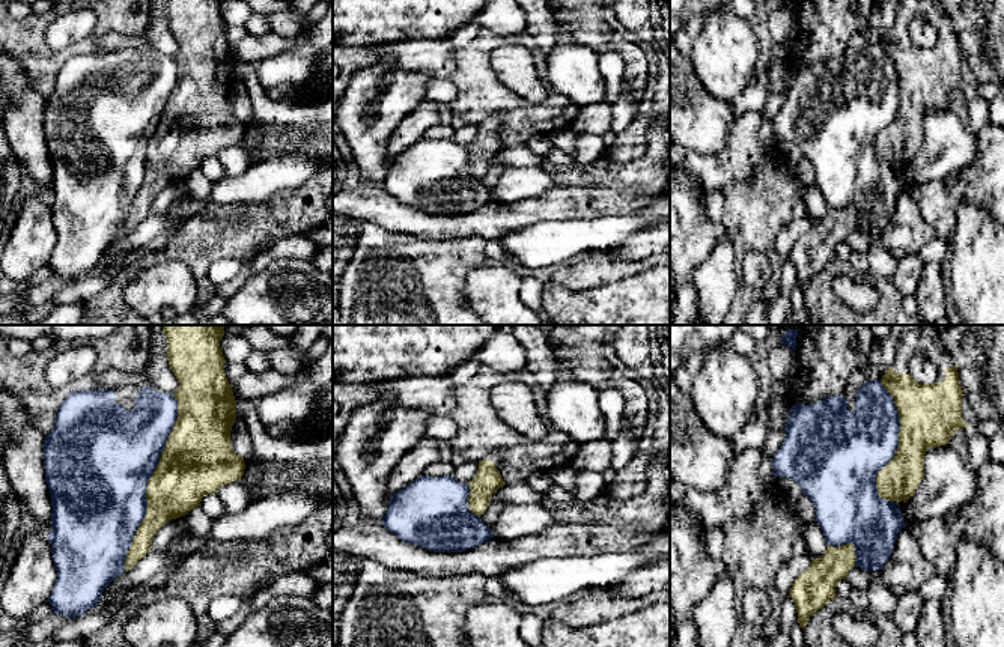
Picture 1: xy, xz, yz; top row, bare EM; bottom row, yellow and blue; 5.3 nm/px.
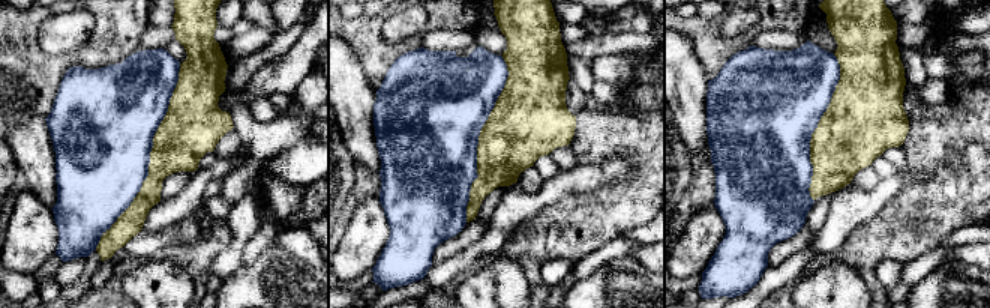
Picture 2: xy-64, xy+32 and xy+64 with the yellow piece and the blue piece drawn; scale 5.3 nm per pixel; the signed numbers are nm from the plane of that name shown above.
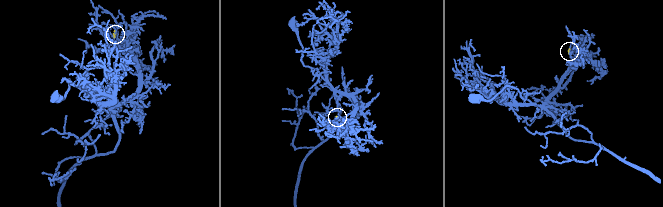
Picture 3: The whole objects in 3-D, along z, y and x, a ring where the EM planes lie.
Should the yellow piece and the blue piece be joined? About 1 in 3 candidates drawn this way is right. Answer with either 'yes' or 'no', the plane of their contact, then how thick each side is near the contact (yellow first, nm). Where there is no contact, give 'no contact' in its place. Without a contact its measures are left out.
no | xy | 340/500 nm

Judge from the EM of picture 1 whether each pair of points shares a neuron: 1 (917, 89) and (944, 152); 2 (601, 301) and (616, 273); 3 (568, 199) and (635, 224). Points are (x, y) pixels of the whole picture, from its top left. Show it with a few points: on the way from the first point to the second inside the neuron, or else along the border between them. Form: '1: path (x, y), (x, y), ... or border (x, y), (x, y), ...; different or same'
1: border (947, 106), (926, 115), (924, 137), (918, 148); different
2: border (644, 270), (577, 291); different
3: border (646, 206), (632, 214), (601, 214), (577, 220); different

